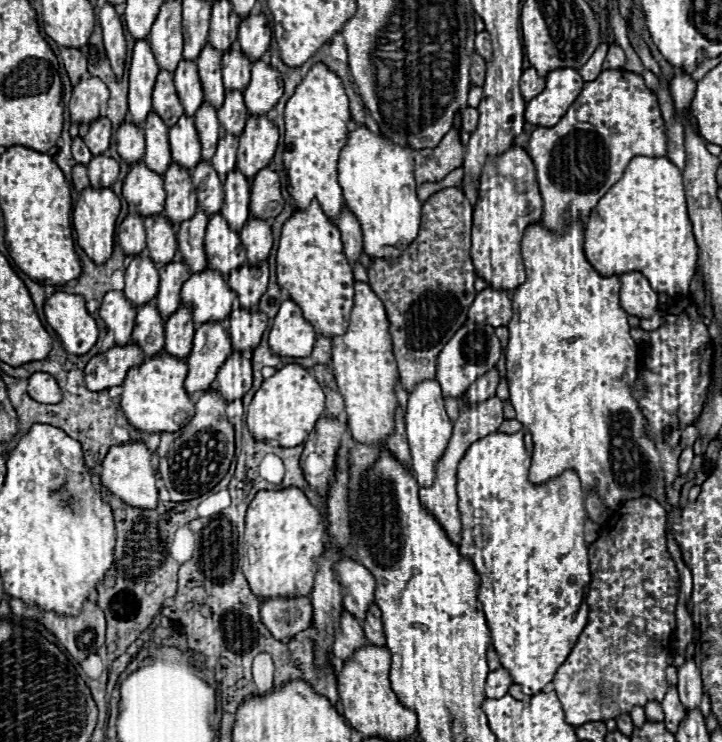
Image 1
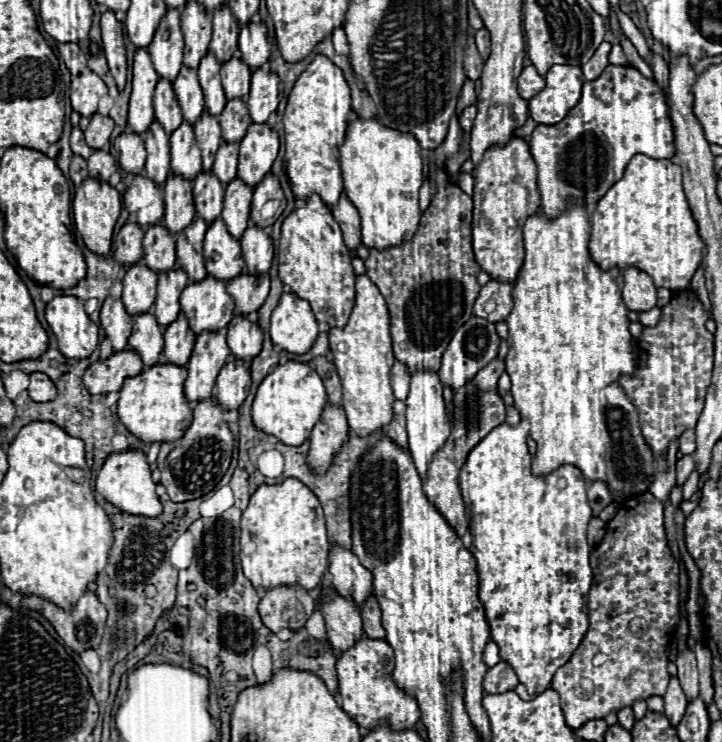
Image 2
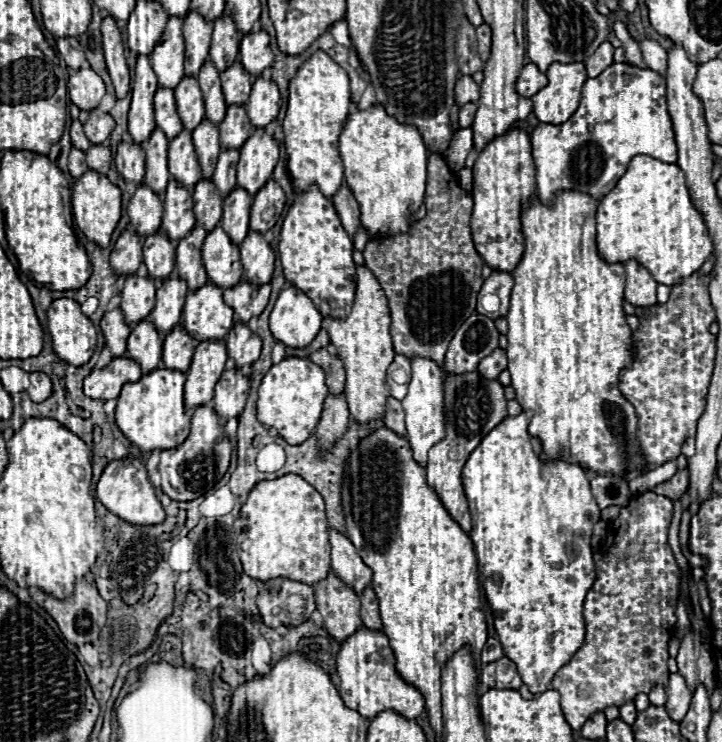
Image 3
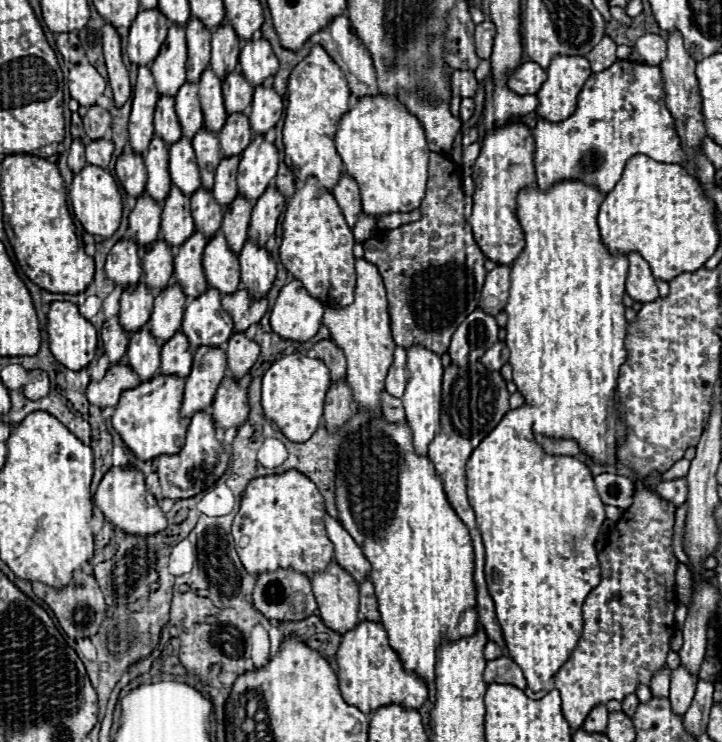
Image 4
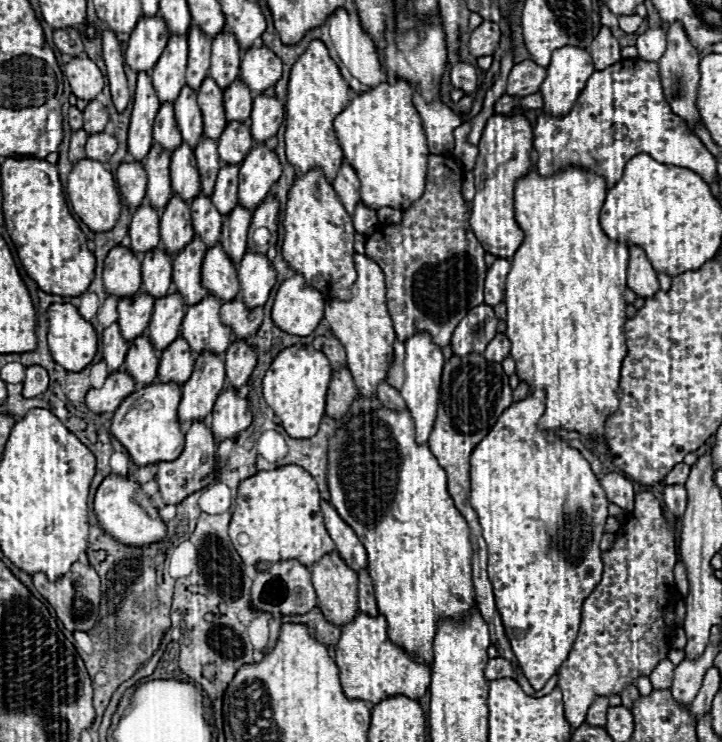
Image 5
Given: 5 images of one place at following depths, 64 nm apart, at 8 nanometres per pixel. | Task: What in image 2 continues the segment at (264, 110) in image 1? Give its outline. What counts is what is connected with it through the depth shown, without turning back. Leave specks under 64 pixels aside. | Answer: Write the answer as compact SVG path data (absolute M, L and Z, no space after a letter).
M254 70L250 94L246 100L252 122L264 124L272 112L276 112L280 102L280 82L276 74L264 70Z

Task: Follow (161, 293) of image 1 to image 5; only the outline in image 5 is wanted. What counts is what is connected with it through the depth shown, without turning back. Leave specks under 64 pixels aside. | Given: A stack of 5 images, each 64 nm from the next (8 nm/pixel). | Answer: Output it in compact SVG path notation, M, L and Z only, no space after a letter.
M168 294L156 300L152 320L148 326L148 338L158 352L166 350L166 346L170 346L170 342L174 342L180 336L184 314L186 306L180 294Z

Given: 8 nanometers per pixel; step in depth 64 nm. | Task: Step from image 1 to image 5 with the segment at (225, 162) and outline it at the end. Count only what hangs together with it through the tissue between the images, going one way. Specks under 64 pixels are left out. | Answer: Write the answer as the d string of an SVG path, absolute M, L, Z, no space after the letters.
M224 166L218 172L216 188L212 194L216 210L226 216L238 204L238 166Z

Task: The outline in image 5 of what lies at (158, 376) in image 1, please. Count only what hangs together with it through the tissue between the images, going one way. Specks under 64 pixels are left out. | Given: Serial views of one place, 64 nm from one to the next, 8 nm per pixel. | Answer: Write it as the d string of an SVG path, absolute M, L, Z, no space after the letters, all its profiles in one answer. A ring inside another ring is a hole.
M150 384L138 392L132 392L114 412L110 432L128 450L136 466L148 466L158 462L172 462L184 450L184 432L178 424L178 404L182 390L176 384ZM144 402L150 402L150 410L140 410Z

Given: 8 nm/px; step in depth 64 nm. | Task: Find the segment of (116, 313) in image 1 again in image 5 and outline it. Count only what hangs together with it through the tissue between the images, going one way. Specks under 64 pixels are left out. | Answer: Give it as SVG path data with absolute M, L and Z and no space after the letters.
M112 324L110 328L106 328L102 336L104 336L104 348L102 348L104 362L108 366L108 372L112 374L124 364L124 358L128 352L128 342L120 336L118 324Z

